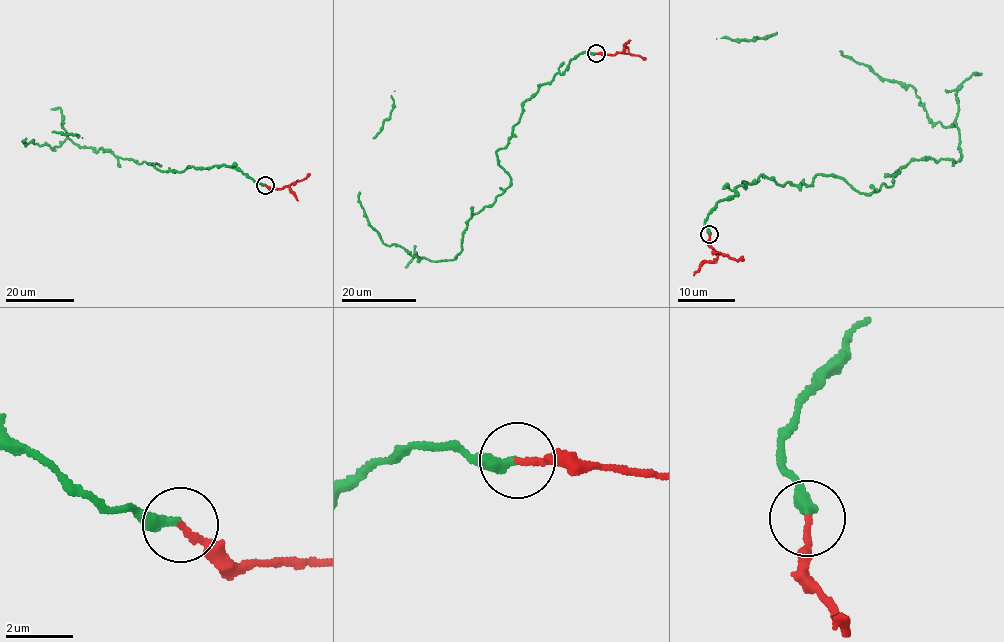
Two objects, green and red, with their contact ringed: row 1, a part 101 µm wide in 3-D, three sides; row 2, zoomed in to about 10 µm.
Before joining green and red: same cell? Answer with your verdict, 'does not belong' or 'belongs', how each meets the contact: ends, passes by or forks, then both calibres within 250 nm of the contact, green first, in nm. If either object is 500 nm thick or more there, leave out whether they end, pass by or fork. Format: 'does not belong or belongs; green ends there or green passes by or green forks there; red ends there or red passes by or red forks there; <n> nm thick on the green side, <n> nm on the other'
belongs; green ends there; red ends there; 340 nm thick on the green side, 200 nm on the other

